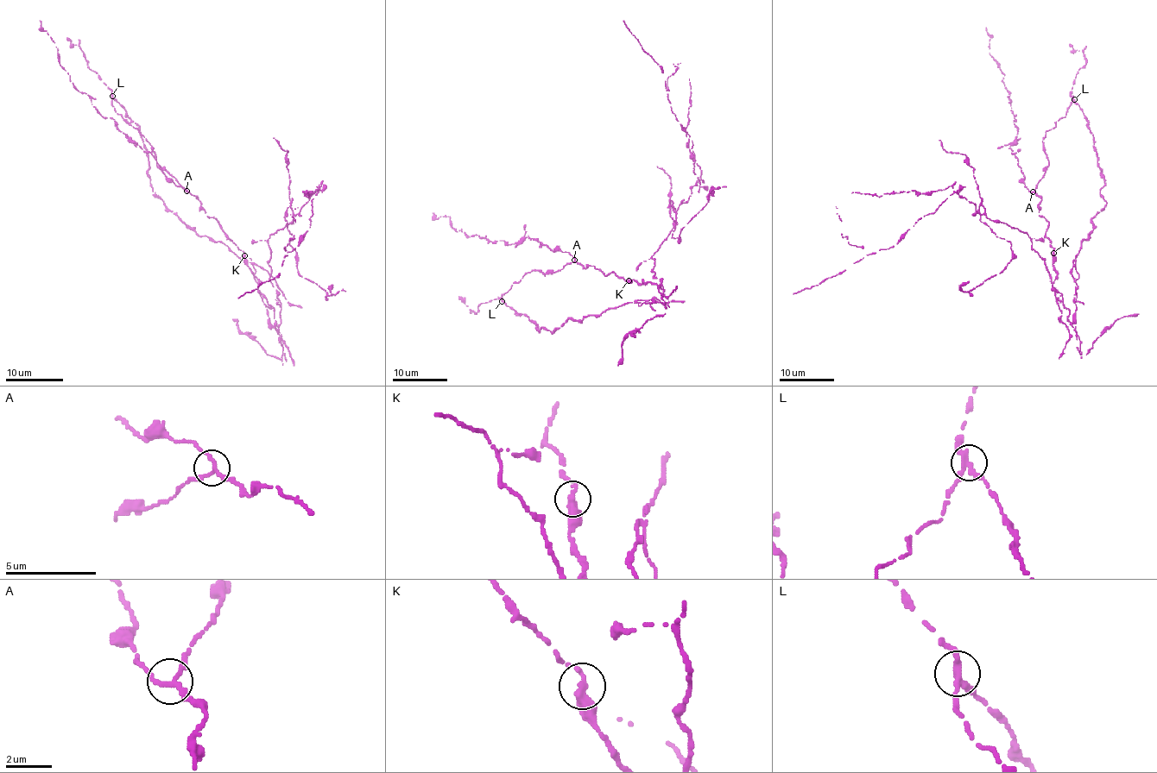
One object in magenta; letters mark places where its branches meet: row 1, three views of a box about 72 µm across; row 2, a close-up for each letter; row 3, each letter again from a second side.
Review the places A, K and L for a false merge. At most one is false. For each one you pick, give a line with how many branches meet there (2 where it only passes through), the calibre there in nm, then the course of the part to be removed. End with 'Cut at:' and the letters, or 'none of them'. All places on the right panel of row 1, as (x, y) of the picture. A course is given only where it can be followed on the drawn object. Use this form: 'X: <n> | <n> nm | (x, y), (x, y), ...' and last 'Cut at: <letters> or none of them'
L: 3 | 280 nm | (1074, 99), (1106, 204), (1076, 255), (1076, 326), (1030, 236), (954, 192), (894, 246), (793, 294)
Cut at: L

